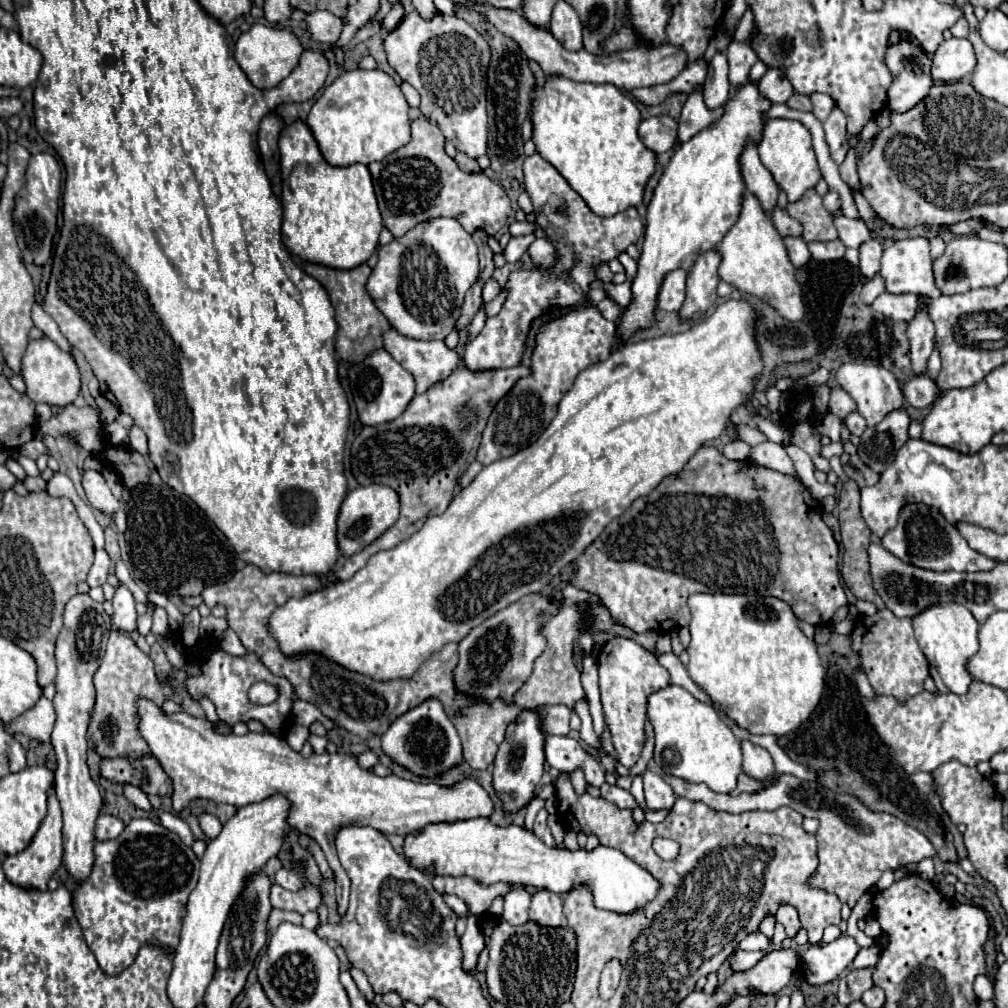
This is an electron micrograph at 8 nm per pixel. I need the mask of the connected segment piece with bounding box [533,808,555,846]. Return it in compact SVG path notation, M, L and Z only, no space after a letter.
M543 808L539 814L537 814L537 820L535 820L535 826L533 826L533 830L535 830L535 834L547 844L547 846L555 846L555 840L553 840L553 836L551 836L551 830L549 830L549 826L547 826L547 810Z

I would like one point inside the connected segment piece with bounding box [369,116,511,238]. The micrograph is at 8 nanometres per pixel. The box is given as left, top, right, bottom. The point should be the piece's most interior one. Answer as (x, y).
(419, 181)

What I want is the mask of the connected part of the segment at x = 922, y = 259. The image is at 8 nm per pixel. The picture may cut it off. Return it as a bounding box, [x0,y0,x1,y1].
[881,238,941,298]

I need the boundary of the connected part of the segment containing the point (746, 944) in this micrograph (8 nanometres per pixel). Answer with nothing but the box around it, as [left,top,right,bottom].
[739,930,771,950]

